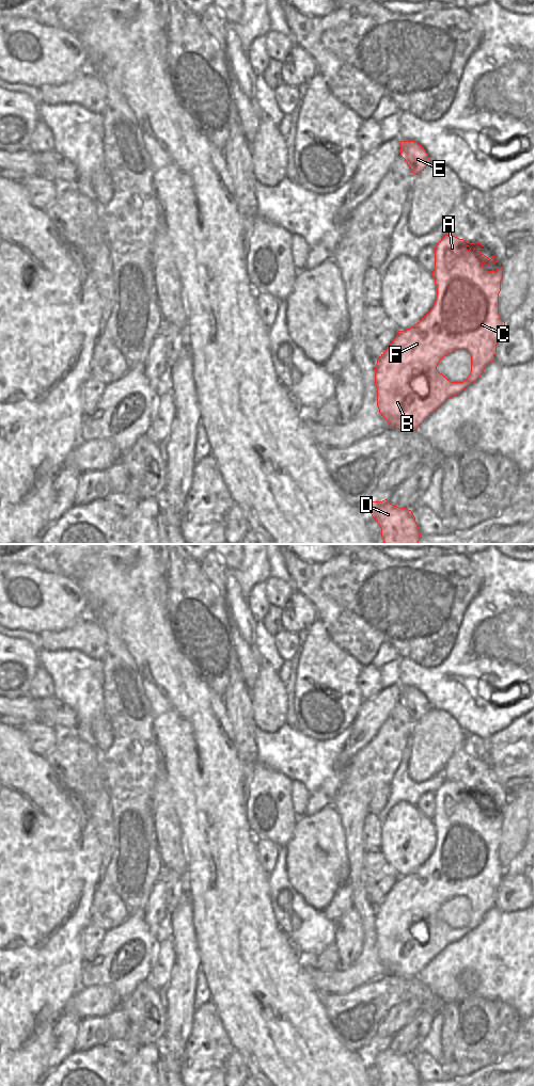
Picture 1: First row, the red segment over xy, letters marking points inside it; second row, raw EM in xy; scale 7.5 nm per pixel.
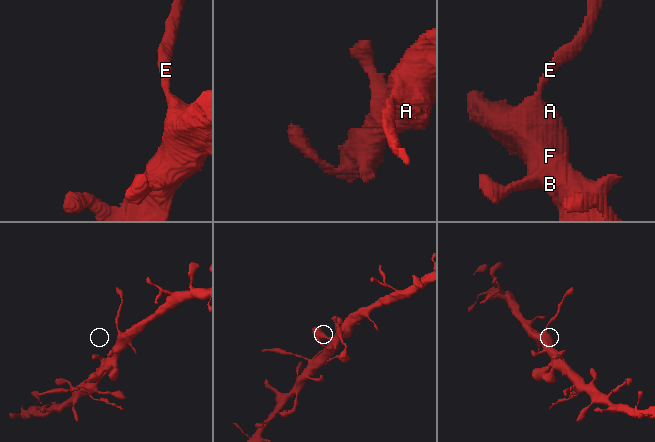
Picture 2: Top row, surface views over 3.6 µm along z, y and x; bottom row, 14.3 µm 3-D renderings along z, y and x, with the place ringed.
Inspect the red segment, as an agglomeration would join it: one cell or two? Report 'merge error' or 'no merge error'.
no merge error

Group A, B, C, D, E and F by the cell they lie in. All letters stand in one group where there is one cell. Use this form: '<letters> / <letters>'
A B C D E F

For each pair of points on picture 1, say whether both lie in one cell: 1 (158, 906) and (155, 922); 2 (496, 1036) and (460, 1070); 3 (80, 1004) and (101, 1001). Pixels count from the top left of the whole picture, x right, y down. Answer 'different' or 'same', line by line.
1: same
2: same
3: same

